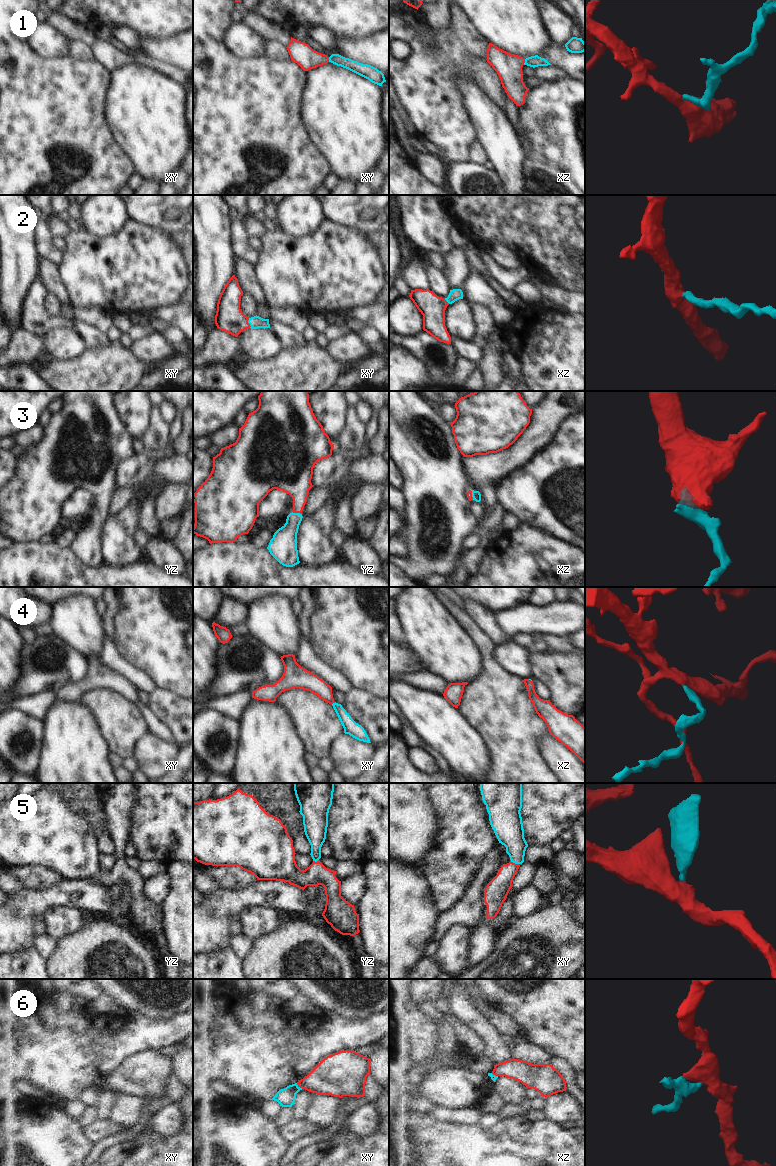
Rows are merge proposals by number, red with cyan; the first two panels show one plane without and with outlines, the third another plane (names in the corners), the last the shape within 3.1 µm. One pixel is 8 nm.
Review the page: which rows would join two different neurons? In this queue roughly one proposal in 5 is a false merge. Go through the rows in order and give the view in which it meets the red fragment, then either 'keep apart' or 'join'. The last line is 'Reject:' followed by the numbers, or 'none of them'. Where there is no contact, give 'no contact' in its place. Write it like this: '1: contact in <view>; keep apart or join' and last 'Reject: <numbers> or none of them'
1: contact in xz; join
2: contact in xy; join
3: contact in yz; join
4: contact in xy; join
5: contact in xy; join
6: contact in xy; keep apart
Reject: 6

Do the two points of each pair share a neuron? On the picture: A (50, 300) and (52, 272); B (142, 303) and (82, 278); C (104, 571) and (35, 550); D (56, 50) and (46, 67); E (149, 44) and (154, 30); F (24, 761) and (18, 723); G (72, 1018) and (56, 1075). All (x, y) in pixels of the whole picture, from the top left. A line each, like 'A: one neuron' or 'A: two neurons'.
A: two neurons
B: one neuron
C: one neuron
D: two neurons
E: two neurons
F: one neuron
G: one neuron

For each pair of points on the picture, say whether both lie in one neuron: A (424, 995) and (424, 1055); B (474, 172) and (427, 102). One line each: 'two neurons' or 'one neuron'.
A: two neurons
B: two neurons

